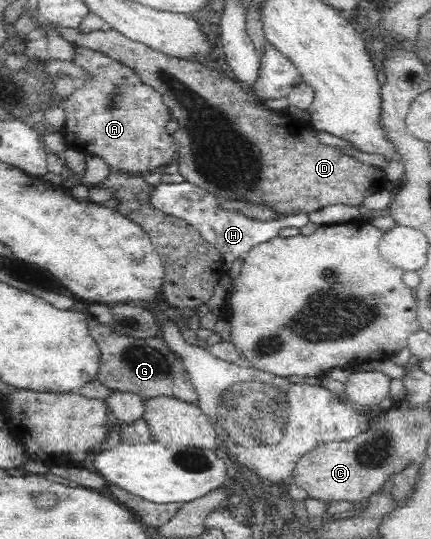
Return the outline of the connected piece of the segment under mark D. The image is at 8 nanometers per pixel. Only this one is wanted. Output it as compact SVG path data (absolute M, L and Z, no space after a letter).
M53 27L74 47L86 47L101 51L104 55L121 61L133 69L139 78L162 94L163 102L170 108L171 117L177 120L178 129L173 135L178 150L179 173L186 181L228 200L263 203L275 211L300 211L310 213L328 205L344 204L360 206L372 193L384 189L387 182L384 169L369 166L347 156L336 146L319 141L312 122L305 122L288 115L282 118L278 112L264 108L258 98L236 80L210 71L203 64L173 58L146 45L131 41L116 30L104 28L82 32L79 28Z

